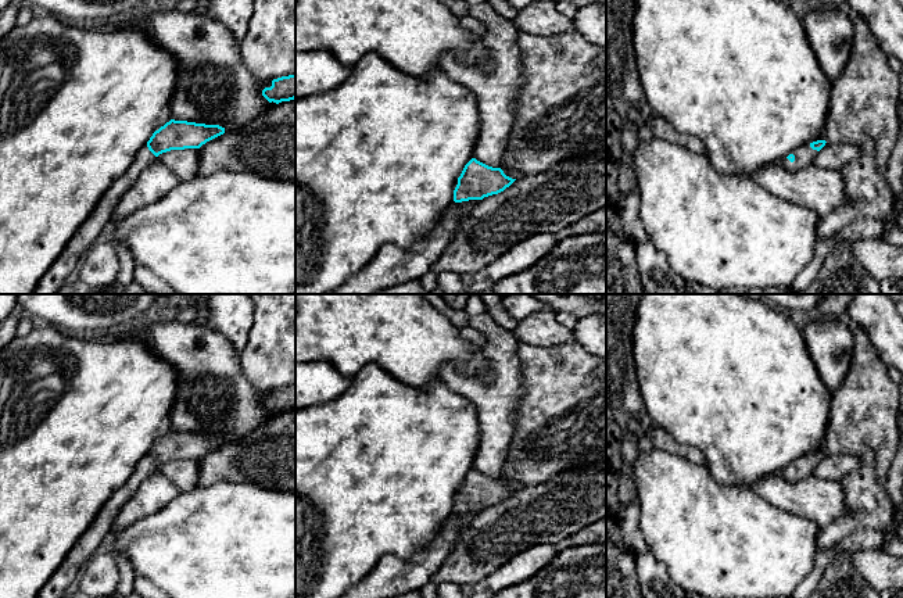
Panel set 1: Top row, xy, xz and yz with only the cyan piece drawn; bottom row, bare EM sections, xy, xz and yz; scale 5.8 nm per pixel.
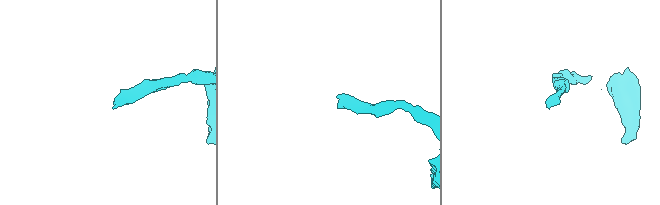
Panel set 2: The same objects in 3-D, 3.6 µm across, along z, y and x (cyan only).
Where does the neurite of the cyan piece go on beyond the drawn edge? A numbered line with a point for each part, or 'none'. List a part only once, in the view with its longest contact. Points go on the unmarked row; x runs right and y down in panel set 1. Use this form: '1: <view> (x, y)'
1: yz (805, 465)

